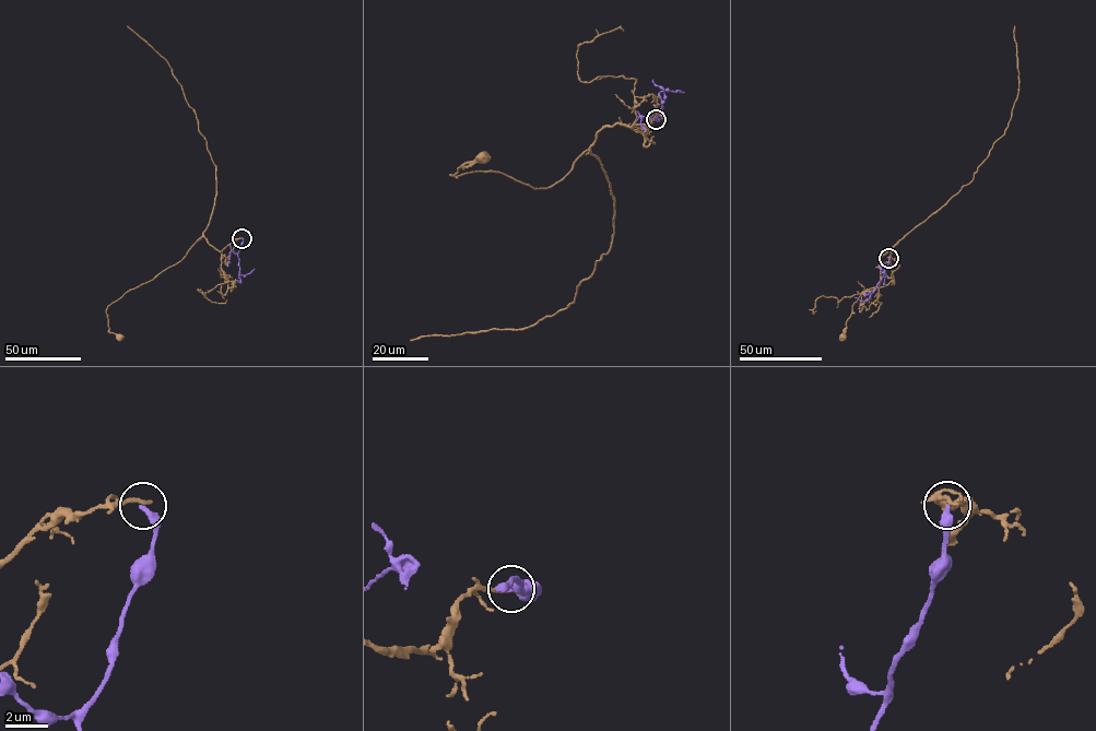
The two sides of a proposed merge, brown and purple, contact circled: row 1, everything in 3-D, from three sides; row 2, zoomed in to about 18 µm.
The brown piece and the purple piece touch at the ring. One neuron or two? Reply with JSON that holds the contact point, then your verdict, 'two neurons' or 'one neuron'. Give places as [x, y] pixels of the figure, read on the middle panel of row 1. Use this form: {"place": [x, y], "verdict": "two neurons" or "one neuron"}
{"place": [656, 119], "verdict": "two neurons"}

